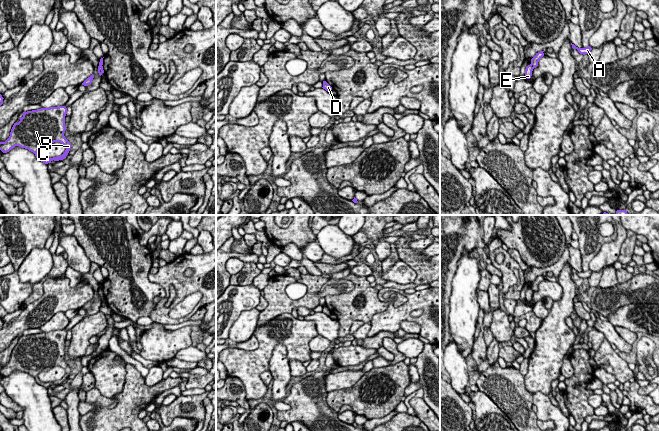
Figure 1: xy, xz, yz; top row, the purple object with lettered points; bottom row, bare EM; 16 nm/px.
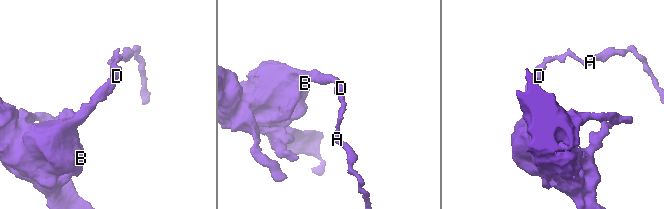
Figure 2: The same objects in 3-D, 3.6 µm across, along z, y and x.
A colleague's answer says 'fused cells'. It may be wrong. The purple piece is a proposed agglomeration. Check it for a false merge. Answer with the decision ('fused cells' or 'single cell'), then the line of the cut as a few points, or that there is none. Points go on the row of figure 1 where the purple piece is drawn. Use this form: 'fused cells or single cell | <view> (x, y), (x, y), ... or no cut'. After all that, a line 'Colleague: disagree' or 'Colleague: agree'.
fused cells | yz (530, 64), (534, 67)
Colleague: agree

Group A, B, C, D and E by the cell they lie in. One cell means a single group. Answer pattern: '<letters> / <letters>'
A D / B C E

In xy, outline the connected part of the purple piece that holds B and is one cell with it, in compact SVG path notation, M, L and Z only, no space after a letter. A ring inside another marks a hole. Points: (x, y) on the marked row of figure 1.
M65 106L23 112L20 121L14 123L9 138L5 142L0 142L0 150L7 153L19 146L33 152L36 158L45 164L53 160L63 160L71 149L71 143L64 136L66 114ZM54 142L62 143L66 148L65 152L57 157L42 158L38 150Z

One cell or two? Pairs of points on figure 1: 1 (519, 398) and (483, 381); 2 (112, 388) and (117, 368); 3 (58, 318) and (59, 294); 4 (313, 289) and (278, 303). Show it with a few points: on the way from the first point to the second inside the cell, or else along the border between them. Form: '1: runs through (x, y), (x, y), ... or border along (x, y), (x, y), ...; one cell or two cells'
1: runs through (510, 393), (501, 384), (492, 382); one cell
2: runs through (112, 383), (112, 373); one cell
3: border along (64, 311), (58, 311), (40, 327); two cells
4: runs through (306, 298), (300, 303), (287, 303); one cell

